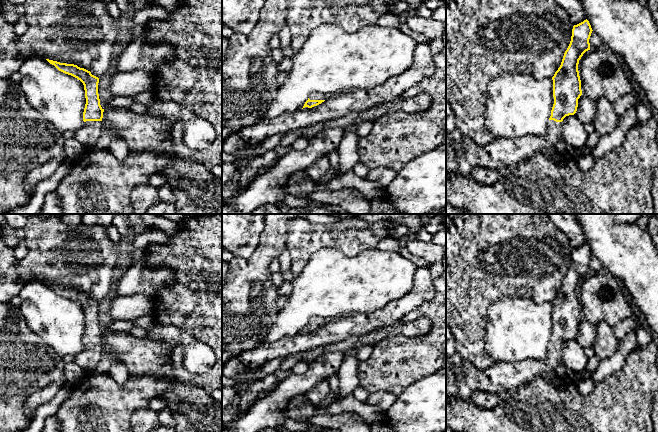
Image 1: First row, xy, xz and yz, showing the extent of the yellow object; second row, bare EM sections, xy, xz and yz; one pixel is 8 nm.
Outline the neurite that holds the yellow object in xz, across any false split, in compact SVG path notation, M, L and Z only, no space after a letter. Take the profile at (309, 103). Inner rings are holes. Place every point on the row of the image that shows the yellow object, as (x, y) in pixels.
M313 92L308 98L308 100L305 102L303 108L305 107L312 108L314 106L317 106L324 102L327 99L327 97L328 97L327 95L322 94L320 92Z

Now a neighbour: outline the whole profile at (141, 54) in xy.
M133 39L115 61L118 73L144 70L153 73L176 56L174 46L168 43L152 43L149 40Z

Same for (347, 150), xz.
M345 131L344 137L336 149L339 157L339 176L353 170L353 167L360 162L358 154L359 138L355 131Z

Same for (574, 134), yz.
M575 115L566 116L562 124L562 139L570 150L583 148L589 135L584 124Z

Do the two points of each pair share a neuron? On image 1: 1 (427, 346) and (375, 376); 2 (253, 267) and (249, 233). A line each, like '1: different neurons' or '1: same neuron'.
1: same neuron
2: different neurons

